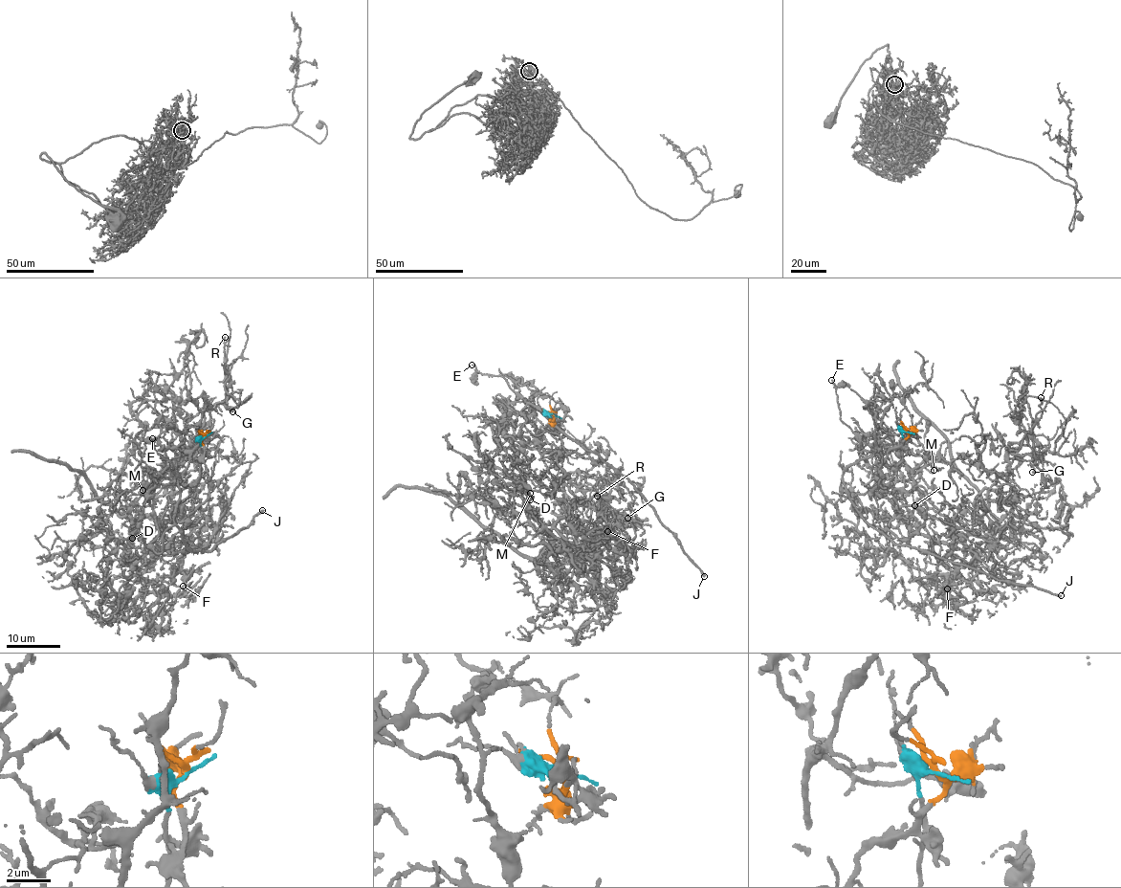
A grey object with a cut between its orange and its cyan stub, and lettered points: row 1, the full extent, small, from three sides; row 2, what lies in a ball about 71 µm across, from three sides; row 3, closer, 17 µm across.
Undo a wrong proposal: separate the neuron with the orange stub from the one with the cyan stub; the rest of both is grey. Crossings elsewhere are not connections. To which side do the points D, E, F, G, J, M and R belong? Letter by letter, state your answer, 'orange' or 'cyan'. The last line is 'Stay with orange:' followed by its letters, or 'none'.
D: orange
E: cyan
F: orange
G: orange
J: cyan
M: orange
R: orange
Stay with orange: D, F, G, M, R

